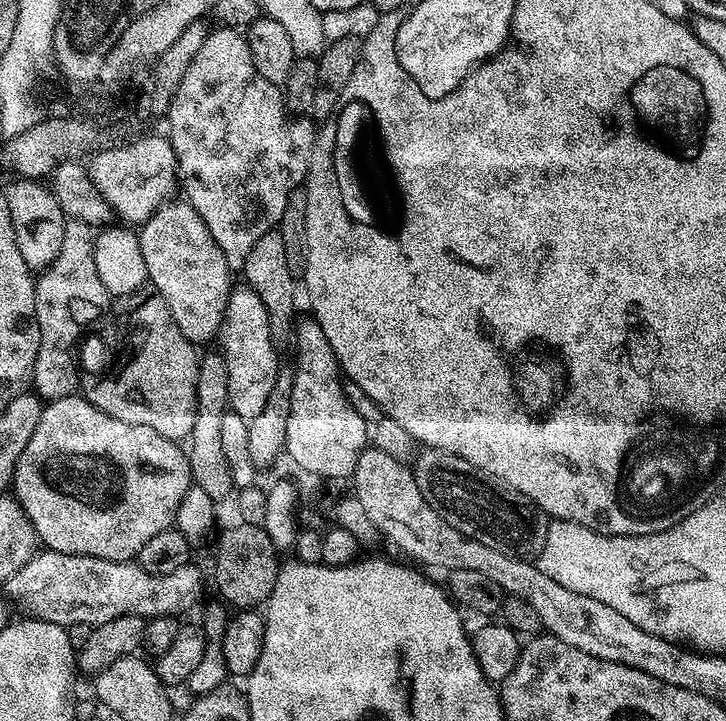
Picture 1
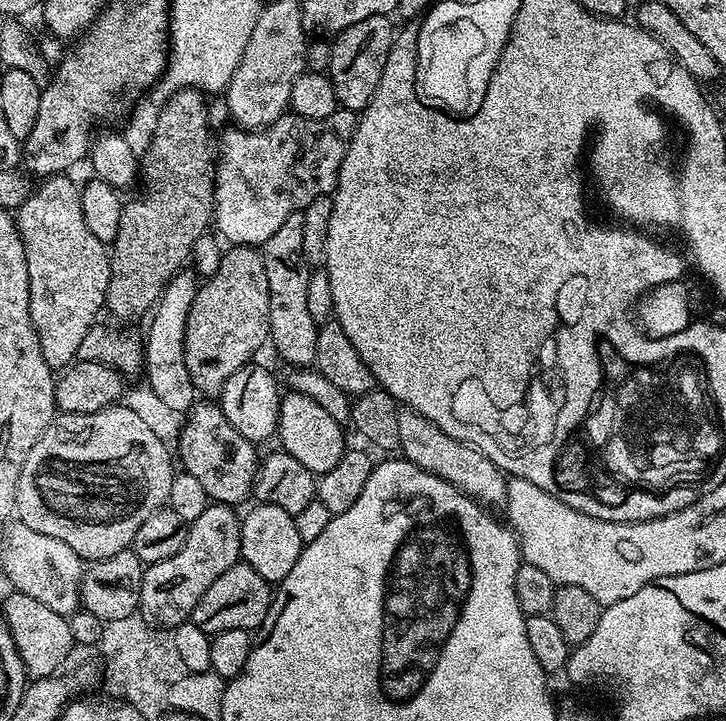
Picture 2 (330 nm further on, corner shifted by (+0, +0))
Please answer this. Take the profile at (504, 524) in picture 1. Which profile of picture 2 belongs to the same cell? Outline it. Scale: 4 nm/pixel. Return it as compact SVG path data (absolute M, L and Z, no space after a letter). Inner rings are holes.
M401 407L398 414L399 451L403 459L418 465L422 470L450 482L458 491L481 506L488 504L503 505L508 498L508 480L490 458L486 458L471 444L463 444L460 440L450 438L430 418L422 418L413 408Z

